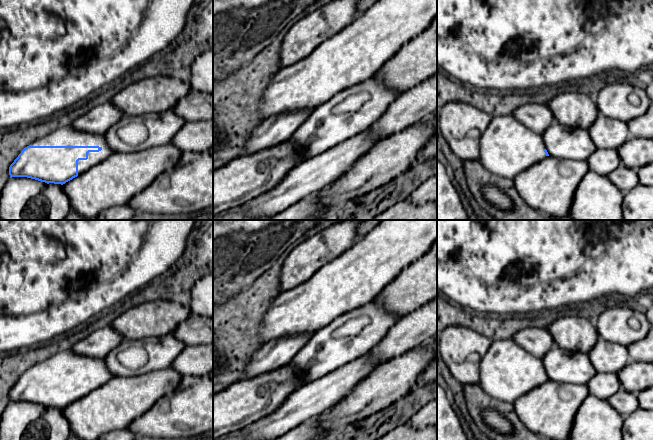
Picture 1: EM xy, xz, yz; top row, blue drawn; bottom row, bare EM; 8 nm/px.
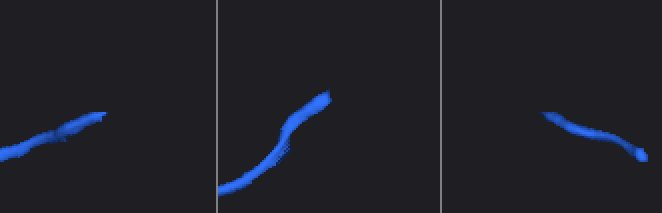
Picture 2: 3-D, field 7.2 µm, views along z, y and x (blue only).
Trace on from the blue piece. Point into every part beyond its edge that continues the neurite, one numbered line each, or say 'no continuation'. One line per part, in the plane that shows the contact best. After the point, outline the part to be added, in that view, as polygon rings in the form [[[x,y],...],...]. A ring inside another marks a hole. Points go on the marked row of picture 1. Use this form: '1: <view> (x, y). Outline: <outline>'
1: xy (65, 136). Outline: [[[71,125],[58,128],[46,136],[35,140],[31,146],[99,146],[99,152],[89,152],[87,160],[78,161],[78,175],[105,160],[114,152],[107,145],[102,134],[93,134],[74,129]]]

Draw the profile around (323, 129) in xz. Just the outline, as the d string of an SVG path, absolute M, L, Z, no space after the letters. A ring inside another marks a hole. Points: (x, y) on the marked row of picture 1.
M376 76L339 91L330 100L314 109L307 120L287 140L306 161L341 142L365 132L376 122L399 93L387 88ZM368 92L370 99L356 112L335 114L334 108L347 97Z

